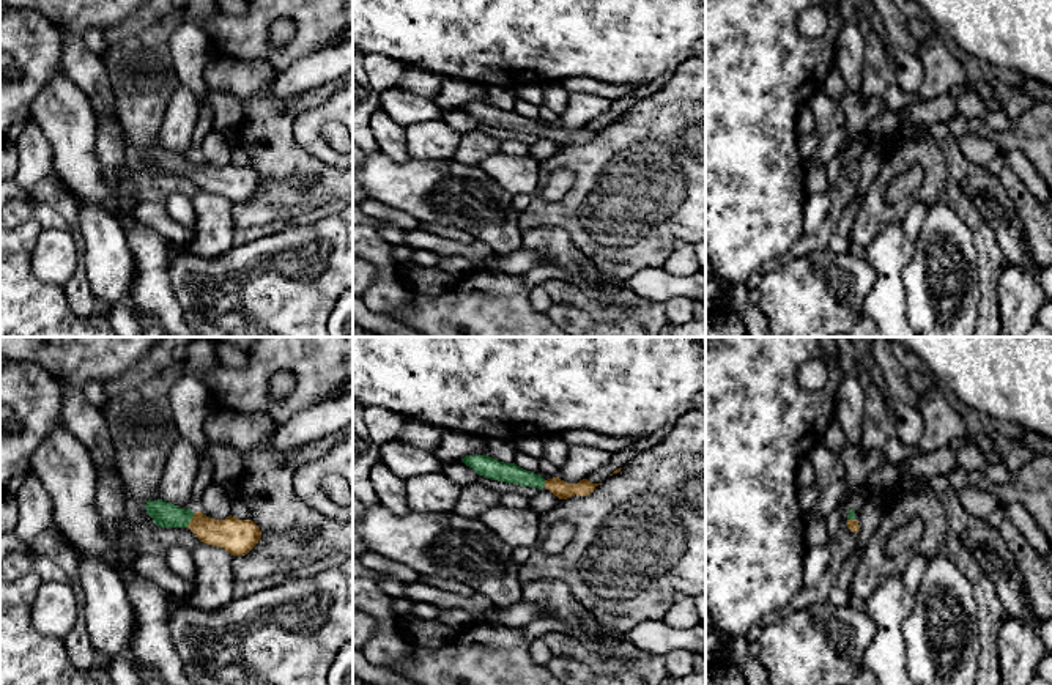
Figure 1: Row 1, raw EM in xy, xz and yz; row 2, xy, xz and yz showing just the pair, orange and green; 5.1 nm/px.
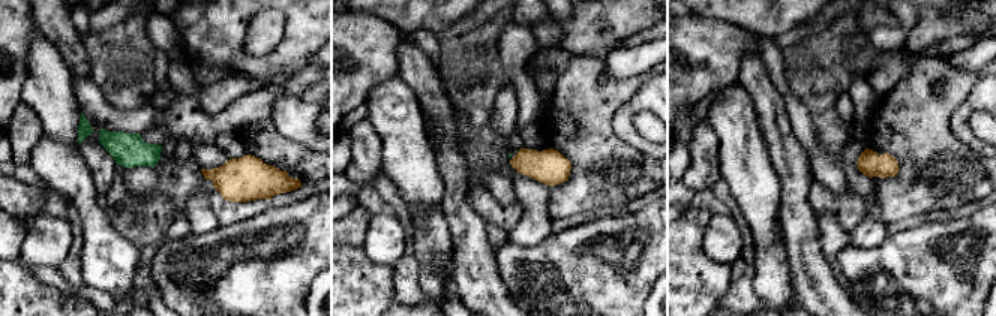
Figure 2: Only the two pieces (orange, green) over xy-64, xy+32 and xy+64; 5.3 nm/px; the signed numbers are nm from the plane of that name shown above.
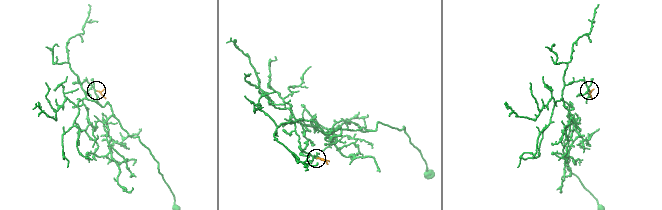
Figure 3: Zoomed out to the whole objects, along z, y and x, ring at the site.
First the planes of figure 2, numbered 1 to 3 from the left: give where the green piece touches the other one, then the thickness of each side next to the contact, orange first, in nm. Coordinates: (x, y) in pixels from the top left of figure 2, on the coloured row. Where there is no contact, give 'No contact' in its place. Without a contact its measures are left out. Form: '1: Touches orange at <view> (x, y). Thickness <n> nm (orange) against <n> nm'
1: No contact
2: No contact
3: No contact

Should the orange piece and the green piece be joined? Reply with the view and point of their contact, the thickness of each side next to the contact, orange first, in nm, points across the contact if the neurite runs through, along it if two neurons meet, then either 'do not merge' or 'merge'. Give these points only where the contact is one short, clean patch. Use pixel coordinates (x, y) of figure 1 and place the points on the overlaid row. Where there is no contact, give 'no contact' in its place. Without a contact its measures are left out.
contact xy (191, 520); calibres 180 and 130 nm; way xy (235, 536), (208, 531), (191, 520), (164, 514); merge

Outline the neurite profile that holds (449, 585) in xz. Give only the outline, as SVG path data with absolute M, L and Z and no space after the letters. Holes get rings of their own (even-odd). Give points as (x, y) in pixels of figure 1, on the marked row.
M420 575L420 579L424 584L428 584L432 587L438 587L441 591L449 591L454 594L458 594L461 597L471 597L476 594L472 587L468 584L463 584L460 581L455 581L452 578L439 578L439 576L428 576L428 575Z

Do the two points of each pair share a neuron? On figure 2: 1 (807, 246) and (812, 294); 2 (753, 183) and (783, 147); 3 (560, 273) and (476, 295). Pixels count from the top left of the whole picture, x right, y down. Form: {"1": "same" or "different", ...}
{"1": "same", "2": "different", "3": "different"}

